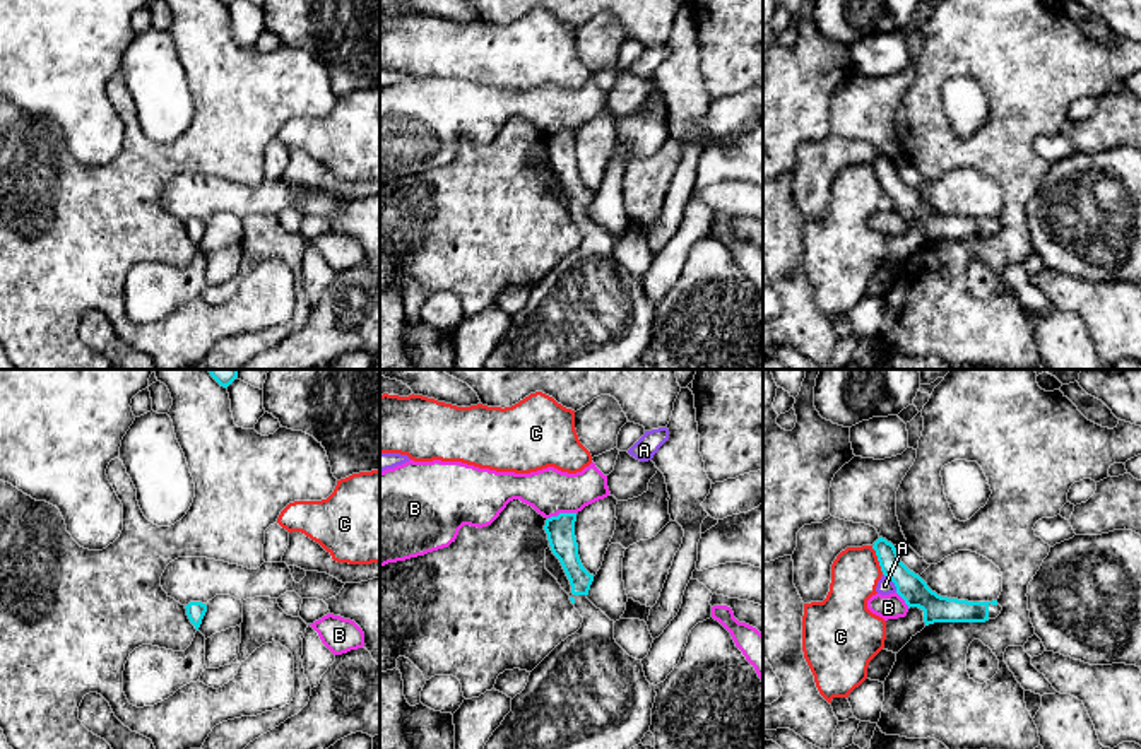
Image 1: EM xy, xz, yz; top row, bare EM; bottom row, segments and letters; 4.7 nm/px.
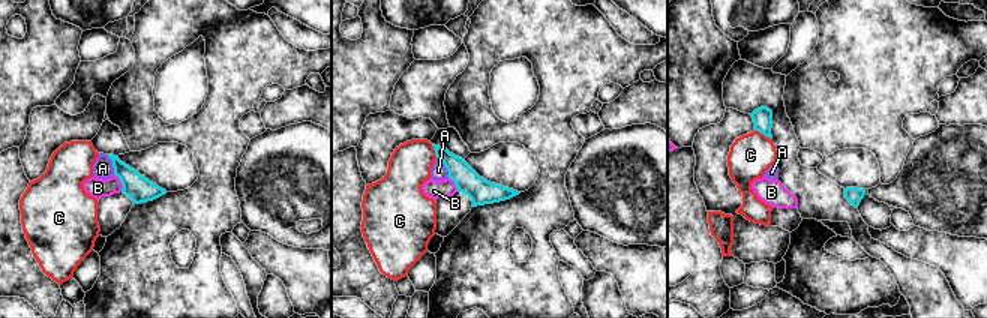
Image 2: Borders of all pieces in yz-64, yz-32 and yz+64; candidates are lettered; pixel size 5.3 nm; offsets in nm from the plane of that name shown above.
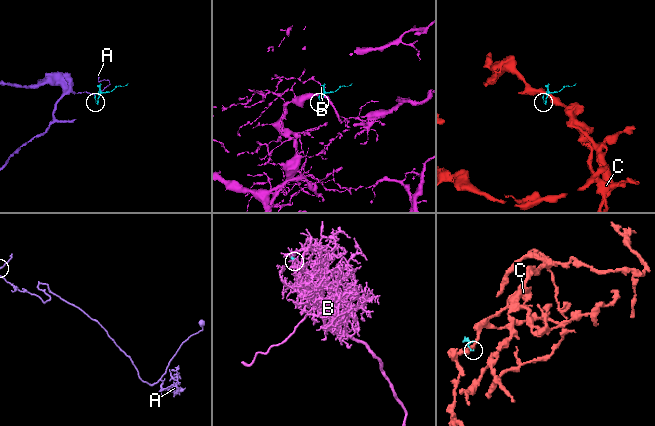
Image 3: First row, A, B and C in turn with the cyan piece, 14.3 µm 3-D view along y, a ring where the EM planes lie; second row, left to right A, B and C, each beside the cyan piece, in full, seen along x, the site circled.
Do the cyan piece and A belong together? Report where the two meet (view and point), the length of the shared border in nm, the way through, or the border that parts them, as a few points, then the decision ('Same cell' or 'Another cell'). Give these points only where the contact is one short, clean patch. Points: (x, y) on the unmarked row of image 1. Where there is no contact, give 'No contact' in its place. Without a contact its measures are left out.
Touches cyan at yz (892, 197). Shared border 110 nm. Boundary: yz (883, 190), (897, 207). Another cell

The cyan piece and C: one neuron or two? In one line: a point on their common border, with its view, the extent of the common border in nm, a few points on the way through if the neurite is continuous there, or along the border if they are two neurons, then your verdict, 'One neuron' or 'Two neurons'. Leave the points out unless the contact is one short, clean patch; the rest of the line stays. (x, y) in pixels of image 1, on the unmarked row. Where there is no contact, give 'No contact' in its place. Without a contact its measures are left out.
Touches cyan at yz (878, 176). Shared border 150 nm. Boundary: yz (871, 163), (883, 190). Two neurons

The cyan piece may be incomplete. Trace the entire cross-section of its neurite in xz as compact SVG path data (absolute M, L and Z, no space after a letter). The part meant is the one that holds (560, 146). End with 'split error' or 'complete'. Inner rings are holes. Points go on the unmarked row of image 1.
M559 130L546 137L544 147L553 171L559 176L570 202L570 217L583 234L582 245L561 258L529 292L525 306L511 316L511 328L493 349L482 369L628 369L641 361L652 342L655 303L645 294L641 277L630 274L614 257L611 238L588 215L594 198L578 173L575 154L576 130Z; split error

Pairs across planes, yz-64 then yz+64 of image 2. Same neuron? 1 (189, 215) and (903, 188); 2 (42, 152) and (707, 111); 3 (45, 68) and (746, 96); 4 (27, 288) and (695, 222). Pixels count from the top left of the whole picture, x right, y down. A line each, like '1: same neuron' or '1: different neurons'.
1: different neurons
2: different neurons
3: different neurons
4: same neuron

